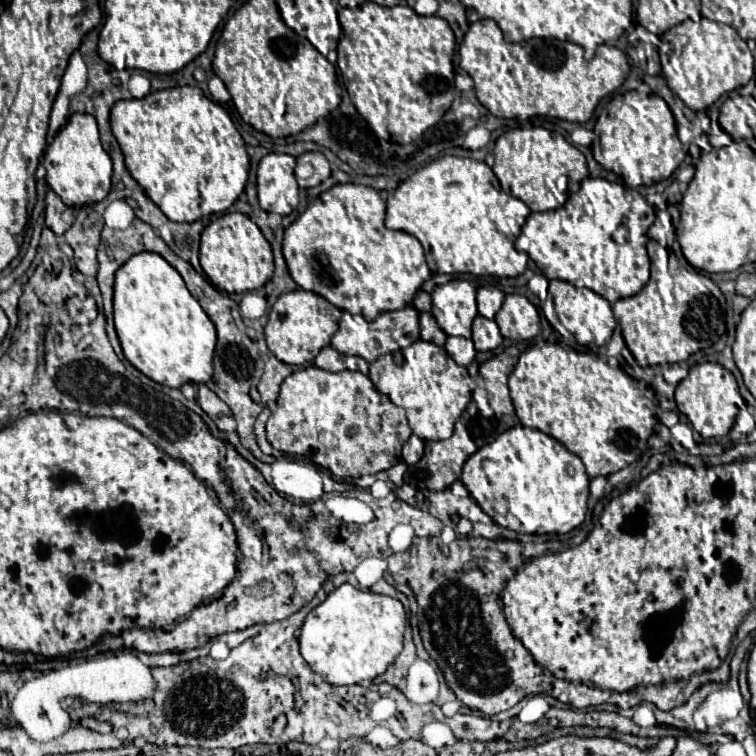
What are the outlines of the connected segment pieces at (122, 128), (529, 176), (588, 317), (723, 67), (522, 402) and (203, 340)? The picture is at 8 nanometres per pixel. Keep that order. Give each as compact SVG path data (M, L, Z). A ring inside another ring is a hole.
M177 86L177 88L167 88L167 90L157 90L157 92L149 92L143 98L131 98L131 100L119 100L113 110L111 110L111 130L113 136L117 138L117 144L121 146L121 152L125 156L125 166L129 170L129 174L139 182L139 186L147 192L147 196L163 210L163 214L173 220L173 222L195 222L203 216L209 214L219 214L225 212L237 198L239 194L245 190L247 184L247 172L249 172L249 156L245 150L245 142L241 138L241 134L237 132L237 128L233 126L229 114L221 108L221 104L213 102L211 98L207 98L203 94L203 90L199 86Z
M539 126L518 127L505 132L497 138L493 156L493 172L499 178L501 188L507 194L523 200L531 212L545 212L563 206L565 200L579 190L581 180L589 176L585 156L559 132L549 132ZM561 176L567 178L567 188L563 190L557 188L557 180Z
M551 280L549 282L549 292L553 296L555 312L561 320L561 324L577 338L579 344L583 344L583 346L589 346L589 344L603 346L603 344L609 342L617 322L613 318L611 304L603 296L595 294L589 288L577 288L577 286L573 286L569 282L563 282L563 280Z
M701 18L699 24L689 24L687 20L673 30L667 30L661 36L659 56L663 66L663 78L667 80L669 88L683 100L687 108L694 111L706 110L715 100L719 100L721 94L741 88L755 72L753 54L749 52L747 44L737 36L737 32L727 24L711 22L707 18ZM687 26L695 28L687 32Z
M539 342L519 356L508 387L519 422L553 436L577 454L589 478L611 476L635 462L647 450L647 438L658 422L649 407L654 406L653 400L644 394L648 386L623 372L615 358L610 362L551 342Z
M141 252L131 256L115 274L115 328L125 358L147 378L167 386L181 388L187 382L205 384L213 378L213 352L217 344L217 330L199 302L189 294L179 272L155 252Z

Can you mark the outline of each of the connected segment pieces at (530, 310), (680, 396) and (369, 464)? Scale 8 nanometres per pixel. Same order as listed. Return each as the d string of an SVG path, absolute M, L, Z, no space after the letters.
M507 294L501 310L494 318L505 338L511 340L529 340L541 334L539 312L537 308L519 294Z
M703 362L697 364L689 370L689 376L677 384L675 390L675 402L681 414L689 418L693 428L703 436L703 438L717 438L725 436L739 412L737 404L745 404L745 400L739 394L739 386L735 376L723 368L717 362Z
M317 366L293 372L283 380L277 408L267 420L267 440L273 448L285 454L307 456L339 478L361 478L389 470L401 460L401 446L409 440L411 434L413 432L407 424L405 410L401 410L385 394L381 394L365 374L351 370L327 372Z

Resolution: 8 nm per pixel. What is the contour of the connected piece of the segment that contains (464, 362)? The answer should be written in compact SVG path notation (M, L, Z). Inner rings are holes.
M449 336L447 342L445 342L445 350L461 366L469 366L473 362L473 358L475 358L475 346L473 346L473 342L469 338Z

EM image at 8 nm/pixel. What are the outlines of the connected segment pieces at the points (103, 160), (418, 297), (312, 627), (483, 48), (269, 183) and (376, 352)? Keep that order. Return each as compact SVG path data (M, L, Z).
M73 114L67 124L57 132L55 140L47 146L45 150L45 158L43 158L43 166L47 170L47 184L51 186L51 190L67 204L67 206L93 206L97 202L101 202L109 190L111 190L111 158L109 154L103 150L101 142L99 142L99 132L97 132L97 122L93 116L89 114Z
M419 290L413 298L413 306L419 310L419 312L431 312L433 304L431 304L431 296L425 292L425 290Z
M341 584L305 616L299 630L299 650L311 670L329 684L363 684L381 676L395 662L403 650L405 624L405 608L399 600Z
M477 20L469 26L465 40L459 48L461 68L473 78L477 100L497 118L531 118L549 116L569 120L569 122L587 122L599 104L599 100L616 91L627 78L631 67L627 57L615 46L601 44L591 62L583 58L583 48L573 42L531 38L527 42L509 44L503 40L499 26L493 20Z
M267 154L257 170L257 196L265 212L289 214L300 199L300 187L295 180L295 158L289 154Z
M407 306L393 312L383 312L371 322L367 322L363 316L353 316L349 312L343 312L339 330L331 338L331 346L335 350L341 350L341 354L353 354L365 358L367 362L373 362L379 356L407 348L417 340L419 340L419 312L413 306Z

